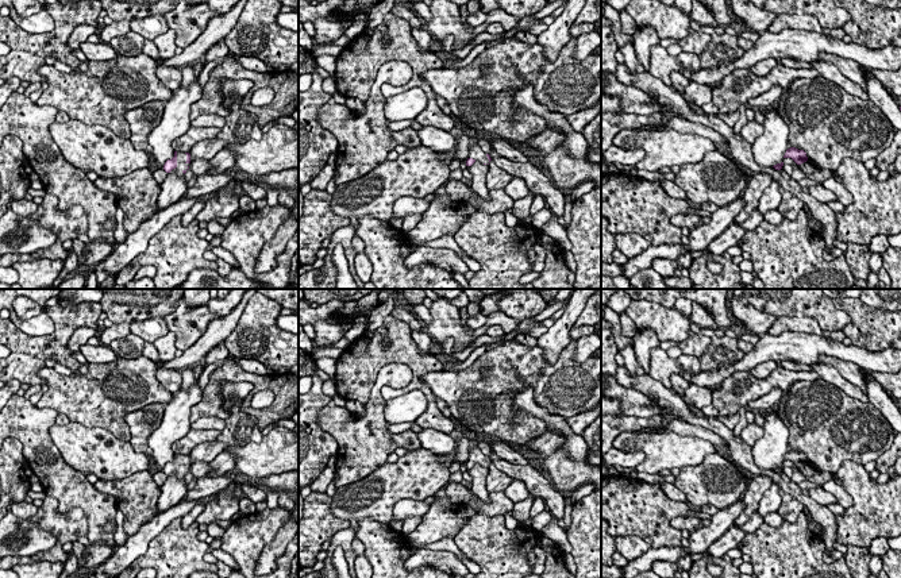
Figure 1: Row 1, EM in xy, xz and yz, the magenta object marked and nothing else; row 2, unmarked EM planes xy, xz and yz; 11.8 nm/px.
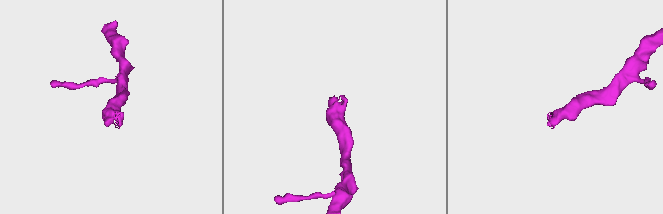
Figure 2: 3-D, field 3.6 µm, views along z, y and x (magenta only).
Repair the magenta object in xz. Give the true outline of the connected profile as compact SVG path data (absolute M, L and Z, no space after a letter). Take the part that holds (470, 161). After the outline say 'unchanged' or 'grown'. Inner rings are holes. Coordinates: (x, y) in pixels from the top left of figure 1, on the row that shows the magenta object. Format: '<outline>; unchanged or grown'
M470 143L467 155L469 158L466 161L466 166L471 166L475 161L484 165L489 165L492 161L490 155L484 153L478 143Z; grown

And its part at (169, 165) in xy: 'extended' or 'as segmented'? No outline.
extended

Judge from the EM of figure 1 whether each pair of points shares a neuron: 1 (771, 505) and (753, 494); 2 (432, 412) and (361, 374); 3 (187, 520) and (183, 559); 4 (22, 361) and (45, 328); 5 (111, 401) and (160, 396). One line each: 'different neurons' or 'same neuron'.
1: different neurons
2: same neuron
3: different neurons
4: different neurons
5: same neuron

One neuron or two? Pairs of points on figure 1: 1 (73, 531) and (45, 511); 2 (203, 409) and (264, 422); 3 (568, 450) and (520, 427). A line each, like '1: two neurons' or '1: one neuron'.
1: one neuron
2: one neuron
3: two neurons

